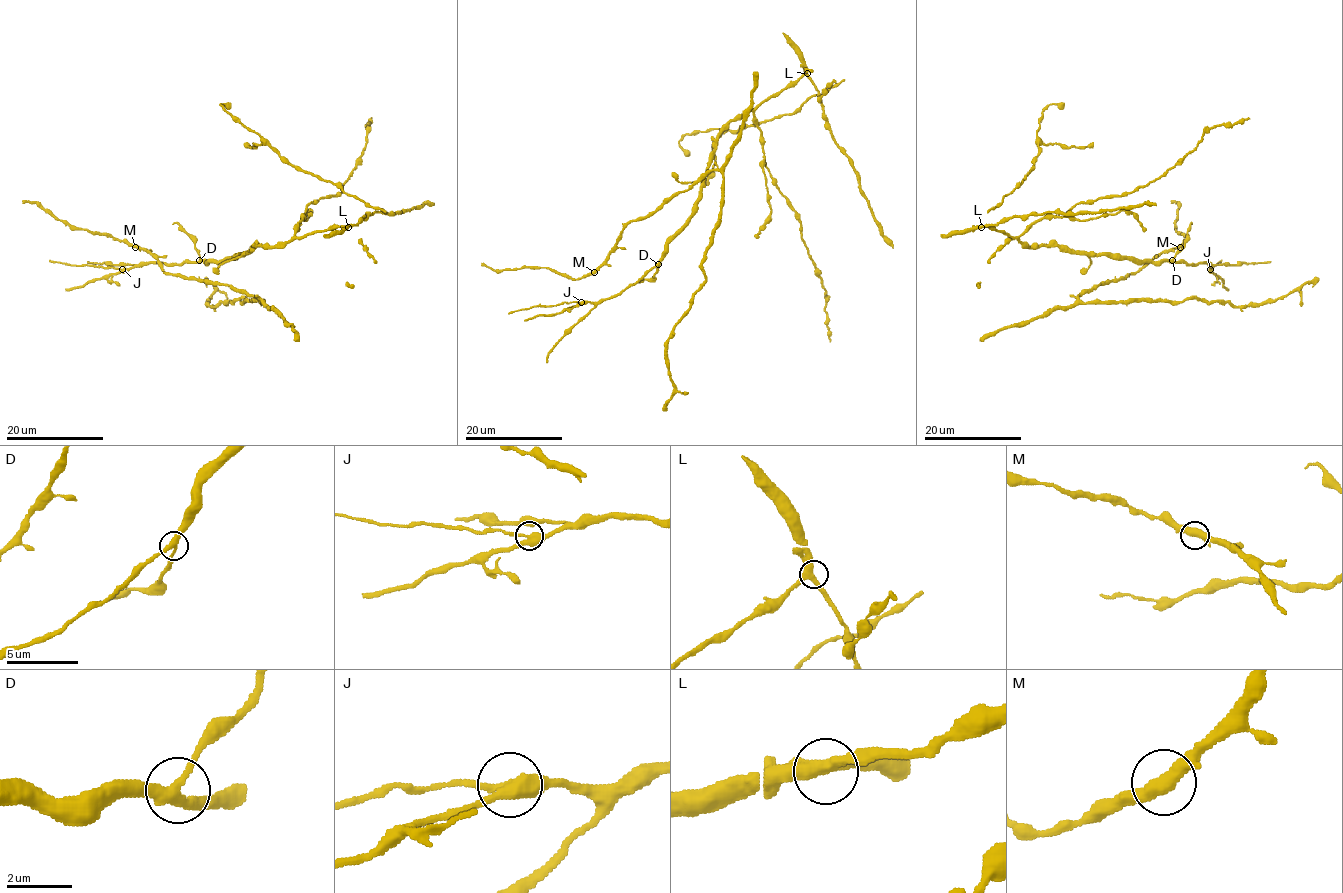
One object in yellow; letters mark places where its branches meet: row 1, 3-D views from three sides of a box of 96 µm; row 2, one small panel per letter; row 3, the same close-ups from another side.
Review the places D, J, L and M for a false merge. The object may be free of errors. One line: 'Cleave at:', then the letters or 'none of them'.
Cleave at: J

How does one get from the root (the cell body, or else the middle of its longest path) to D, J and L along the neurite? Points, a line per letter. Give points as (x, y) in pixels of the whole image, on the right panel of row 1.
D: (1070, 250), (1120, 254), (1152, 261), (1172, 260)
J: (1070, 250), (1120, 254), (1152, 261), (1207, 263), (1210, 269)
L: (1070, 250), (1062, 250), (1057, 246), (1025, 246), (1004, 232), (981, 227)

